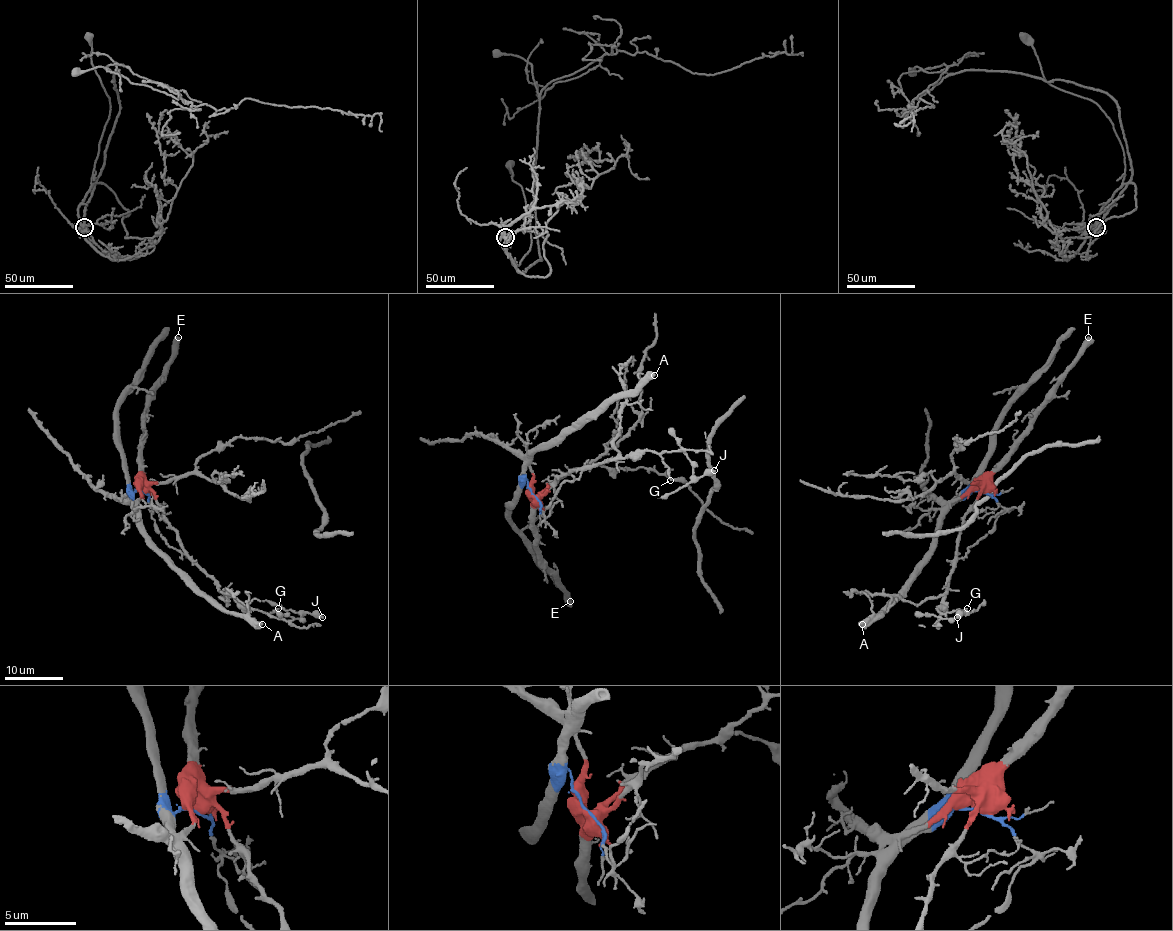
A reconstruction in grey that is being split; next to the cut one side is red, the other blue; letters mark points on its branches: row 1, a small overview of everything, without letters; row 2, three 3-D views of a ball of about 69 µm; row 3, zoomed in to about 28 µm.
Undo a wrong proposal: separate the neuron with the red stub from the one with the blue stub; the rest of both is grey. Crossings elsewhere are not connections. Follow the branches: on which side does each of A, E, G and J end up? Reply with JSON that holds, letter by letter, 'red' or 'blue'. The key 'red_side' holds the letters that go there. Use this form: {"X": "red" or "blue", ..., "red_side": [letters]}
{"A": "blue", "E": "red", "G": "red", "J": "red", "red_side": ["E", "G", "J"]}

